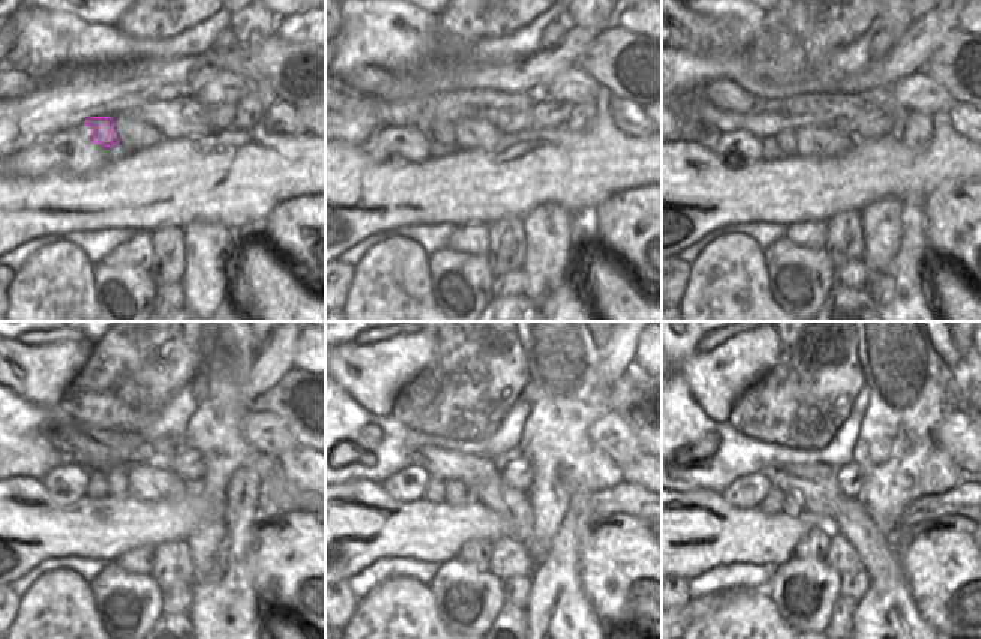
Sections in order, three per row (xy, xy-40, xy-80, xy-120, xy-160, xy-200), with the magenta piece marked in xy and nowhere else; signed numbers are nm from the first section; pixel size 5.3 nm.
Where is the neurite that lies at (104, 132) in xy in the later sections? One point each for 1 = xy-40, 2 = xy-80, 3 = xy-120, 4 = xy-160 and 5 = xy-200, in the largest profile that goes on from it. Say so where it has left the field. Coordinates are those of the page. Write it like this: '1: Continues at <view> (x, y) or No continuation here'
1: Continues at xy-40 (441, 131)
2: Continues at xy-80 (785, 140)
3: Continues at xy-120 (116, 477)
4: Continues at xy-160 (455, 494)
5: Continues at xy-200 (792, 504)

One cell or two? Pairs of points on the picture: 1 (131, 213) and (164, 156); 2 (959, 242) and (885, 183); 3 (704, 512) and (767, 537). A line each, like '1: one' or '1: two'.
1: one
2: two
3: one

